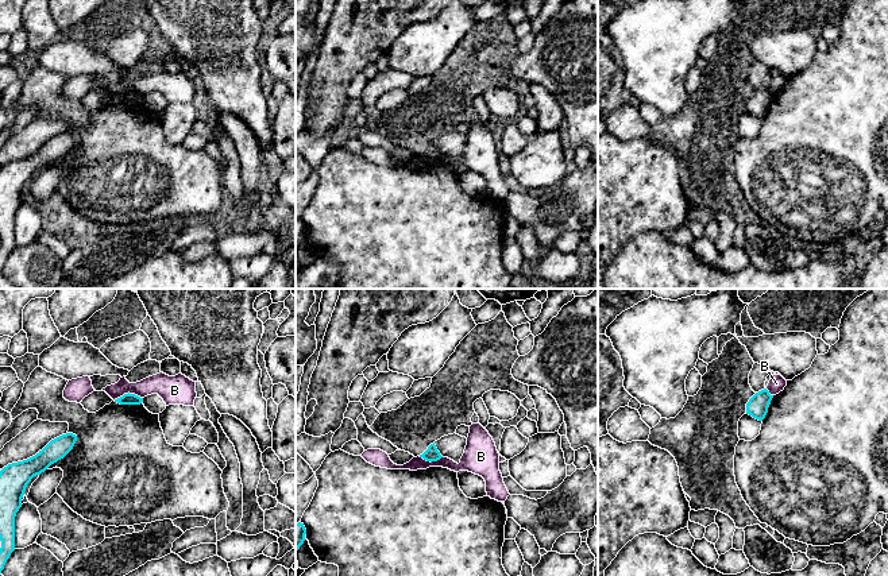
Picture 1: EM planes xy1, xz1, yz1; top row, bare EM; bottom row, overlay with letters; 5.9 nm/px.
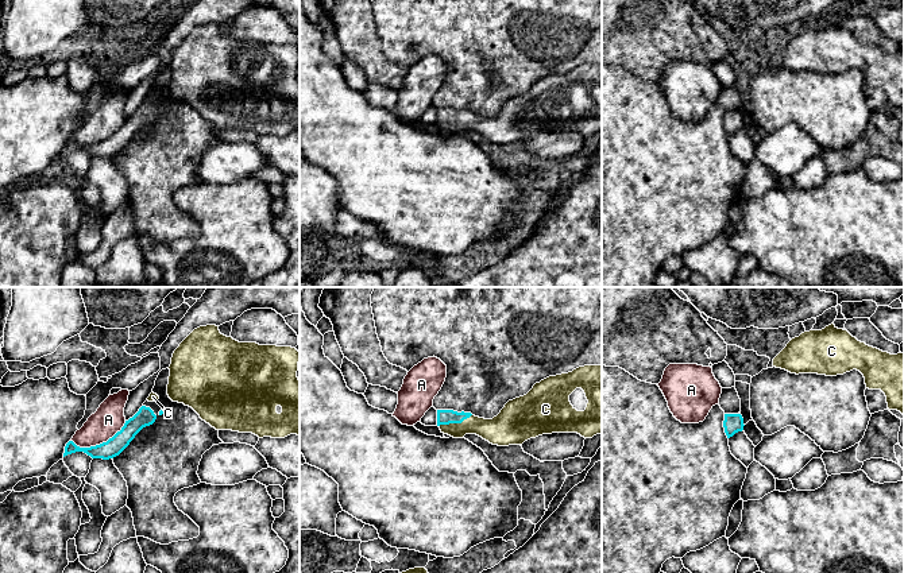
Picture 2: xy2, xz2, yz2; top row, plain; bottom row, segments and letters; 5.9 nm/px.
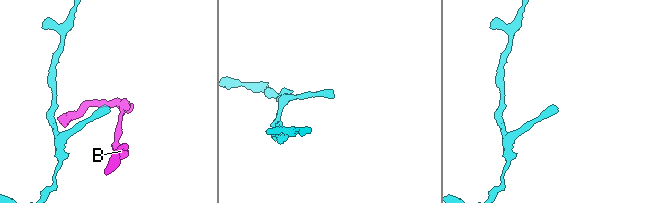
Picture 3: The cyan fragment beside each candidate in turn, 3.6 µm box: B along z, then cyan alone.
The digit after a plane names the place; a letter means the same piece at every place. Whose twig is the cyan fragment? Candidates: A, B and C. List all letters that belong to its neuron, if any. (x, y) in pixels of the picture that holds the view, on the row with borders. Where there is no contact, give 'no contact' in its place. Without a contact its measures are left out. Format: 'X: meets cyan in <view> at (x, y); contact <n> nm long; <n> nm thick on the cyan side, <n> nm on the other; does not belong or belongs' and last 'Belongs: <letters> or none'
A: meets cyan in xy2 at (100, 444); contact 340 nm long; 110 nm thick on the cyan side, 180 nm on the other; does not belong
B: meets cyan in xy1 at (128, 393); contact 180 nm long; 70 nm thick on the cyan side, 160 nm on the other; does not belong
C: meets cyan in xz2 at (455, 422); contact 220 nm long; 100 nm thick on the cyan side, 150 nm on the other; belongs
Belongs: C

